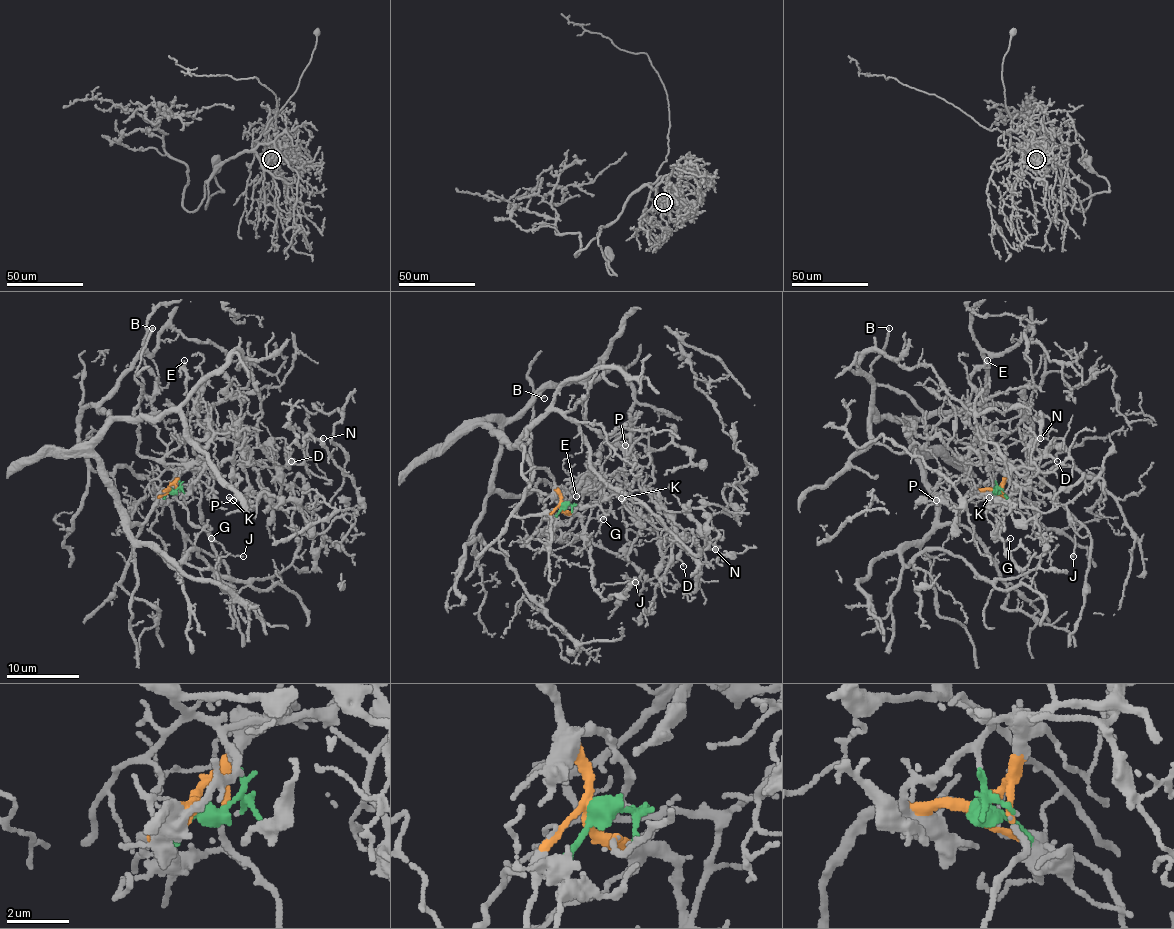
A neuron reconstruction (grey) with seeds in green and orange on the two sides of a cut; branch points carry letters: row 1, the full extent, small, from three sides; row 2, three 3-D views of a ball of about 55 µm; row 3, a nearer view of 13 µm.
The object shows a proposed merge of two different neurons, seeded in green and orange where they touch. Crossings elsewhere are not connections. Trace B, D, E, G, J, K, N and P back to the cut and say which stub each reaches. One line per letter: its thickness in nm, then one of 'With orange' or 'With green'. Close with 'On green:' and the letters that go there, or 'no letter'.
B: Thickness 180 nm. With green
D: Thickness 110 nm. With green
E: Thickness 100 nm. With green
G: Thickness 160 nm. With orange
J: Thickness 90 nm. With orange
K: Thickness 180 nm. With green
N: Thickness 110 nm. With green
P: Thickness 120 nm. With green
On green: B, D, E, K, N, P

